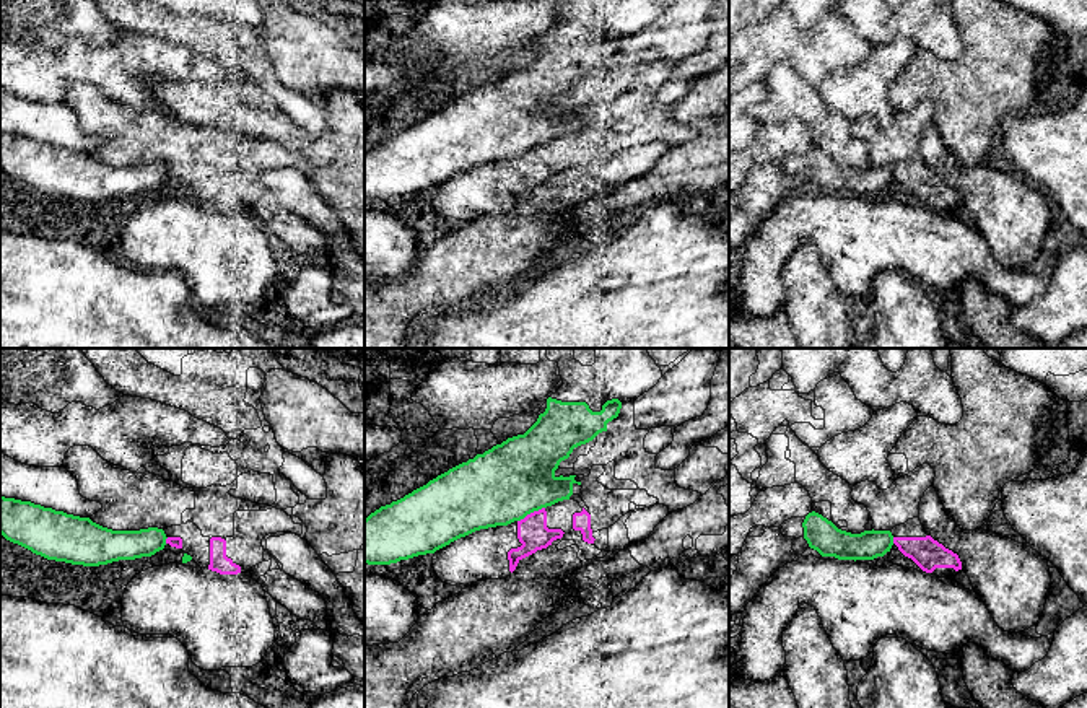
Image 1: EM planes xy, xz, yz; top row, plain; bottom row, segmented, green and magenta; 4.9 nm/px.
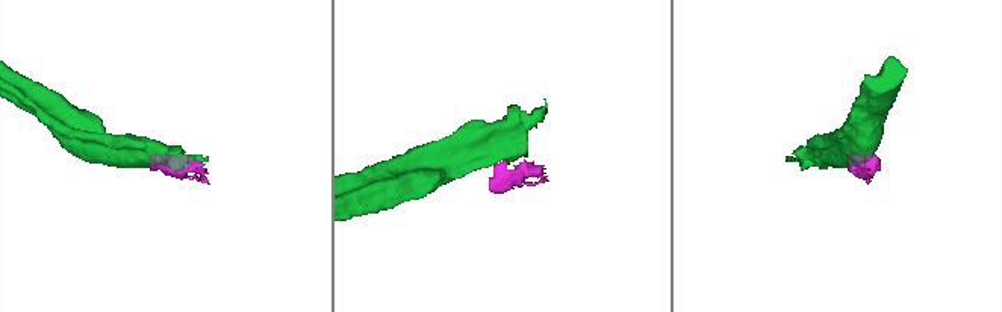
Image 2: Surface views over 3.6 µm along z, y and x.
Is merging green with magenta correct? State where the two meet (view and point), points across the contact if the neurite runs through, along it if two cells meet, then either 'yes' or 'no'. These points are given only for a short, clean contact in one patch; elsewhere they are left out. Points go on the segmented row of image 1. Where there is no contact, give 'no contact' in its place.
meets green in xz at (531, 511); border along xz (544, 506), (518, 521); no

